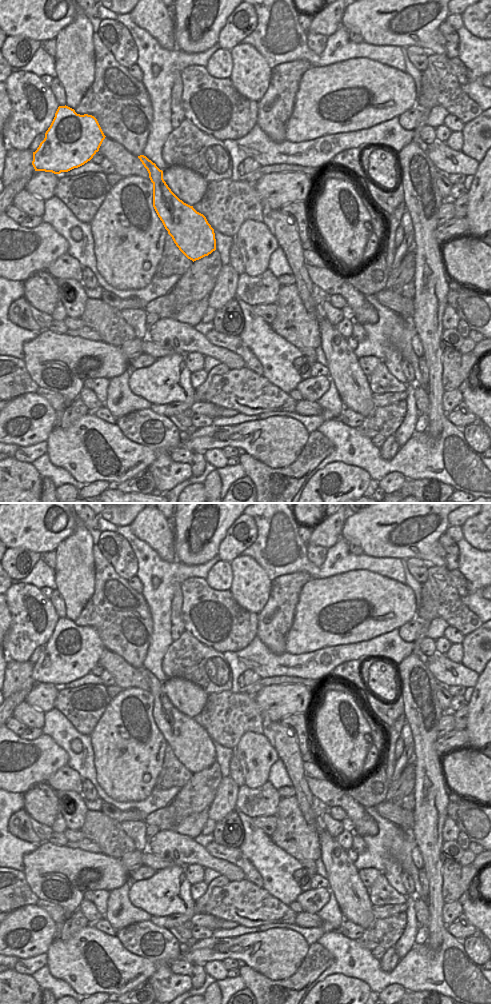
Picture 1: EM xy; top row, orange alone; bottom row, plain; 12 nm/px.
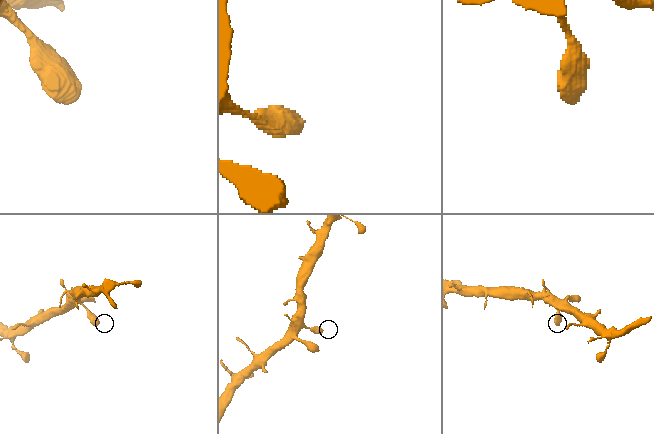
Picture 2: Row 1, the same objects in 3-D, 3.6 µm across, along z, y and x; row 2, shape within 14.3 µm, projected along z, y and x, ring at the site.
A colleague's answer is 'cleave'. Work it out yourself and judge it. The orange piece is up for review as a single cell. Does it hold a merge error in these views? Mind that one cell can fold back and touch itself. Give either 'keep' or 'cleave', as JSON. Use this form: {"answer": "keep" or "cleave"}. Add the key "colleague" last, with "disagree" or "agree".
{"answer": "keep", "colleague": "disagree"}

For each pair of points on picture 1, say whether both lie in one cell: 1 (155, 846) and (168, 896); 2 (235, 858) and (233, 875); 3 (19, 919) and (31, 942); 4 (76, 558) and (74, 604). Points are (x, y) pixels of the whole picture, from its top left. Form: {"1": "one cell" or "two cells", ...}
{"1": "two cells", "2": "two cells", "3": "one cell", "4": "one cell"}

